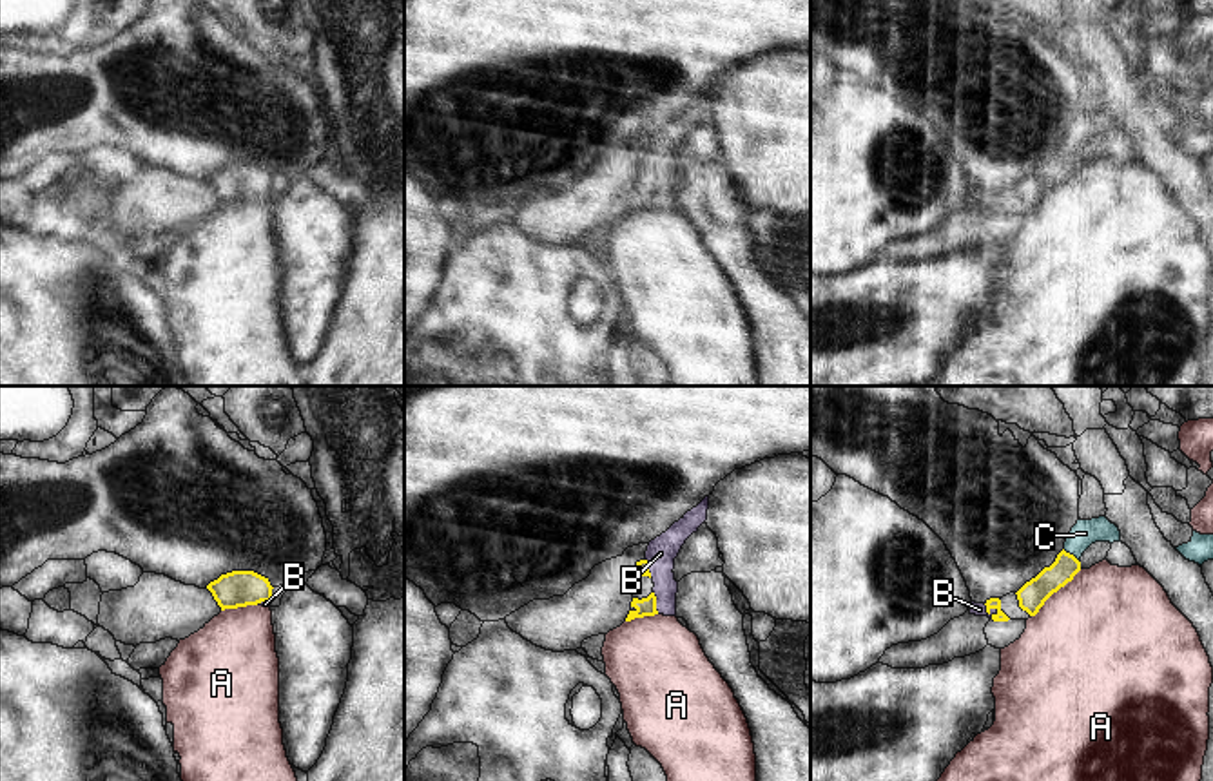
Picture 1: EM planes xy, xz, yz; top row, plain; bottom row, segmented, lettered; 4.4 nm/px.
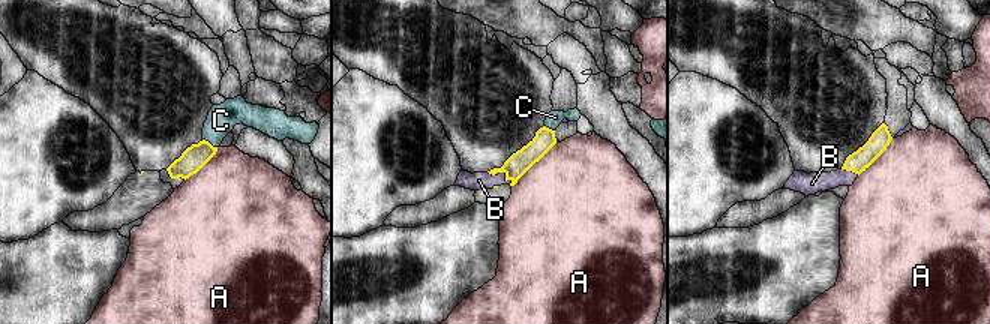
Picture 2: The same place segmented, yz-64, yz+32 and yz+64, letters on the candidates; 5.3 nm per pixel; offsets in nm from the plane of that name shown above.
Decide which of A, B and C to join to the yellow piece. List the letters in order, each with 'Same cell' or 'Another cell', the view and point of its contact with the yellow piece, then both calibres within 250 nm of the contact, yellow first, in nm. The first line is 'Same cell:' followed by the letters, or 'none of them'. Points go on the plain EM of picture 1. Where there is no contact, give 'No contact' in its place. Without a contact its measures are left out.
Same cell: B, C
A: Another cell. Touches yellow at yz (1056, 185). Thickness 120 nm (yellow) against 500 nm
B: Same cell. Touches yellow at yz (989, 205). Thickness 50 nm (yellow) against 60 nm
C: Same cell. Touches yellow at yz (1068, 147). Thickness 120 nm (yellow) against 120 nm.

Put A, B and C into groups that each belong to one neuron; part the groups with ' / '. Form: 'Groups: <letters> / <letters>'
Groups: A / B C.

